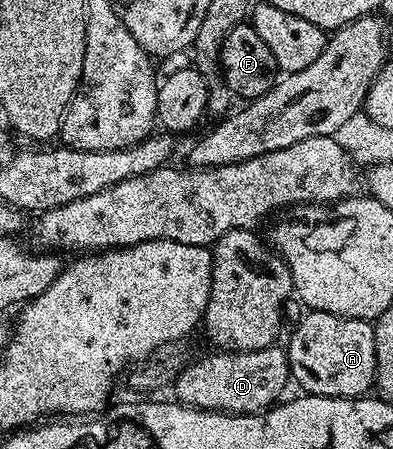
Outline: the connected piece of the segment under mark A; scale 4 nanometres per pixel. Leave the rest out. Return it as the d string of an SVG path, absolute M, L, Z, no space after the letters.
M306 312L306 317L293 329L289 337L289 371L298 390L315 397L364 397L374 388L377 379L375 331L367 321L354 317L340 317L334 313Z

